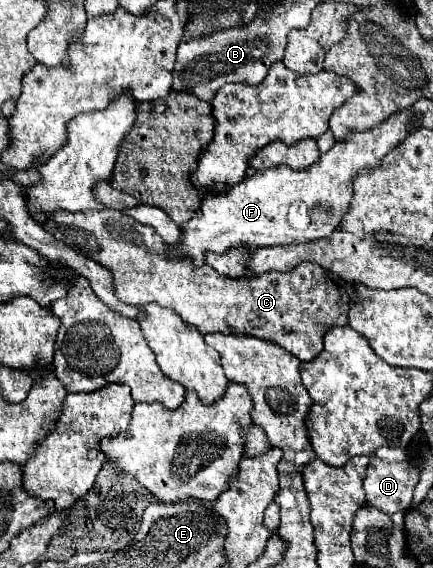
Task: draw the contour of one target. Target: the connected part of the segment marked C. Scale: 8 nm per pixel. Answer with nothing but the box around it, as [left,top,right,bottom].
[43,210,349,362]

